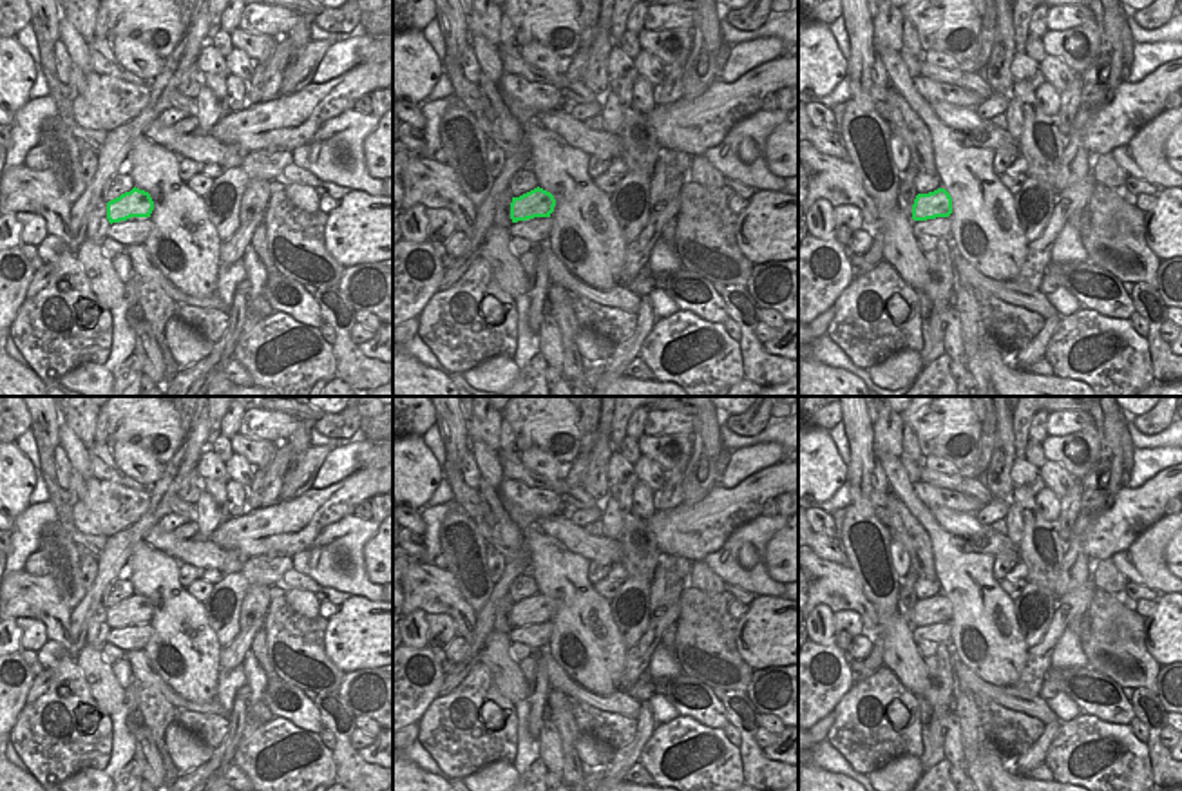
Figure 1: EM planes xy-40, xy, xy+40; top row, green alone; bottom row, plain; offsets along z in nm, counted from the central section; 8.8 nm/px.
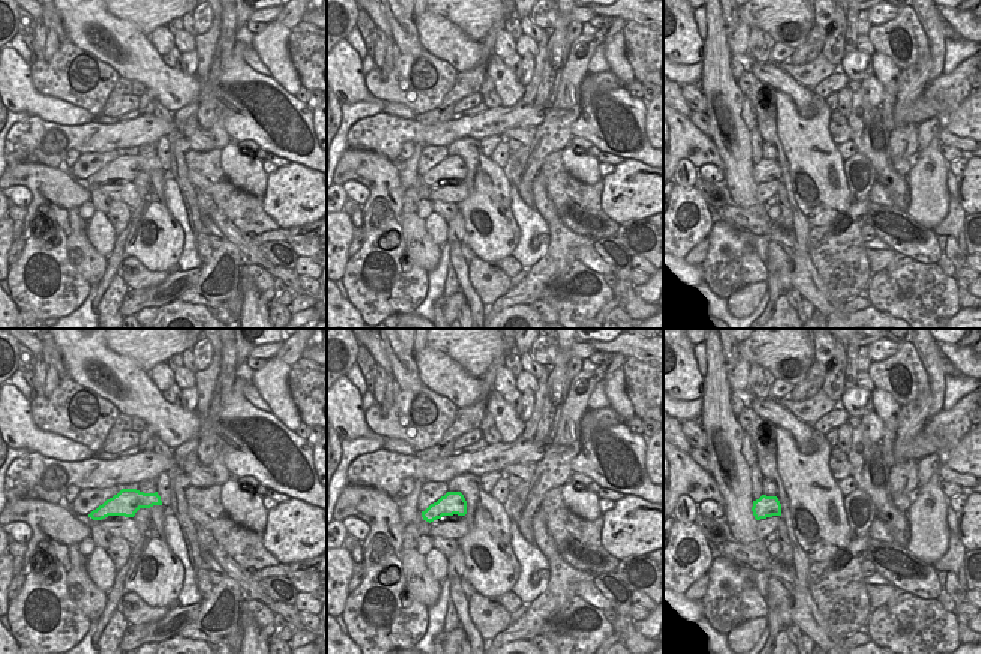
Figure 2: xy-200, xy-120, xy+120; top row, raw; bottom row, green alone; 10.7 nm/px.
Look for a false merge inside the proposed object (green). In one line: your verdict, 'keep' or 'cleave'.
cleave

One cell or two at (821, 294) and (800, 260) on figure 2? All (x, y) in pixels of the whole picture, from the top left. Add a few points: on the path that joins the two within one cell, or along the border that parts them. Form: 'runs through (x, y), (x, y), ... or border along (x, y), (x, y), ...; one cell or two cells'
runs through (812, 285), (804, 278), (803, 269); one cell

